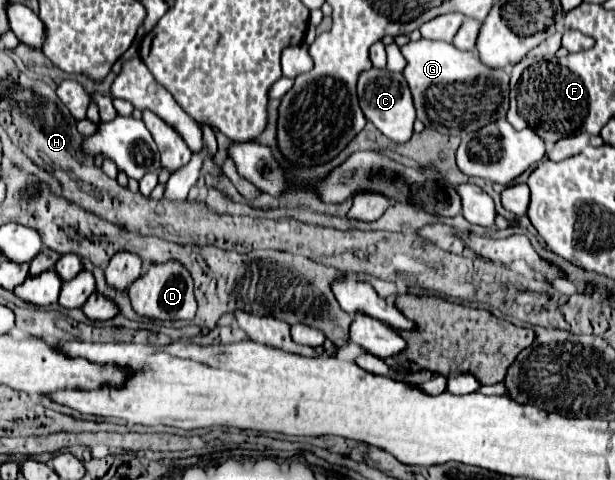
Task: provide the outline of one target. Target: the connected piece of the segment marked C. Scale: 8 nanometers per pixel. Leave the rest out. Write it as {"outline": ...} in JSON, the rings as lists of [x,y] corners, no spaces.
{"outline":[[[371,68],[359,76],[357,92],[359,92],[359,104],[361,104],[365,118],[369,122],[373,122],[379,132],[383,132],[393,142],[407,142],[413,136],[413,124],[415,124],[417,116],[415,116],[411,90],[409,90],[403,74]]]}

